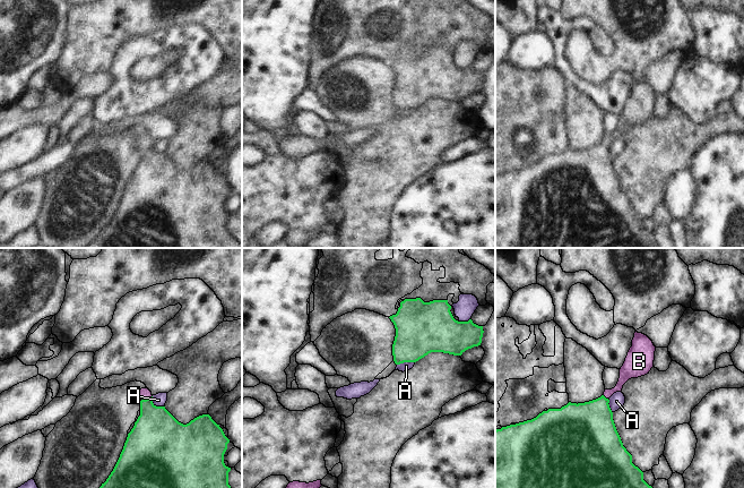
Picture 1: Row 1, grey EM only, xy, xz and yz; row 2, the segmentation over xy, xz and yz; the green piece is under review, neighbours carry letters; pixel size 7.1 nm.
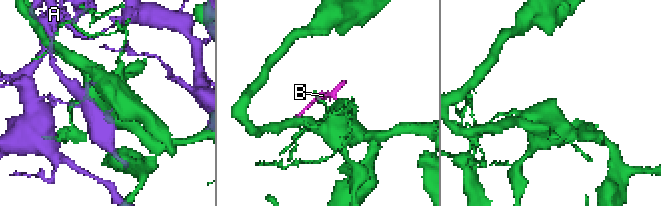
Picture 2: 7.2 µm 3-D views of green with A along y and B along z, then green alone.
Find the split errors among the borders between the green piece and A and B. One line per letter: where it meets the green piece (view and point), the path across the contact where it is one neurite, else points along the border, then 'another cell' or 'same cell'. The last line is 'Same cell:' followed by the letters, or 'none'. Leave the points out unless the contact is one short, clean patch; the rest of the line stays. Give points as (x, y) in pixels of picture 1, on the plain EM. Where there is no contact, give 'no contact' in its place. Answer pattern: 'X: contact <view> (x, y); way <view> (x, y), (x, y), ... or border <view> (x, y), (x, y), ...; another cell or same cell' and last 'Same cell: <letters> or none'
A: contact xy (155, 152); another cell
B: contact xy (146, 145); way xy (156, 178), (146, 145), (145, 139); same cell
Same cell: B

